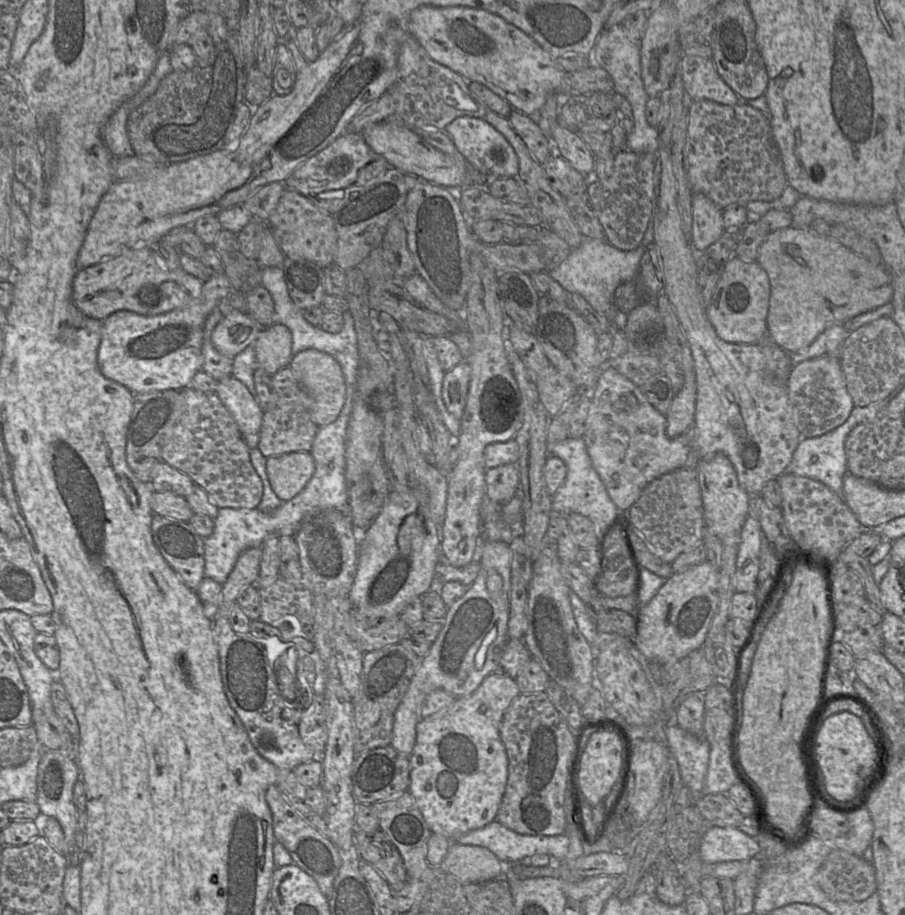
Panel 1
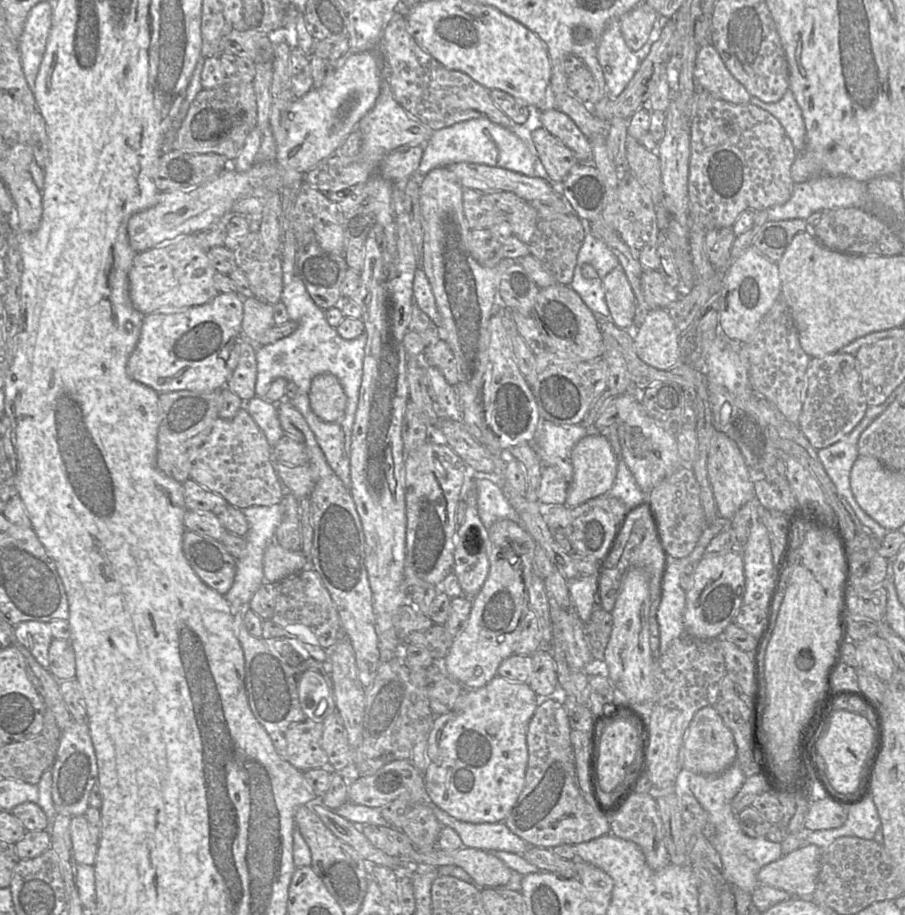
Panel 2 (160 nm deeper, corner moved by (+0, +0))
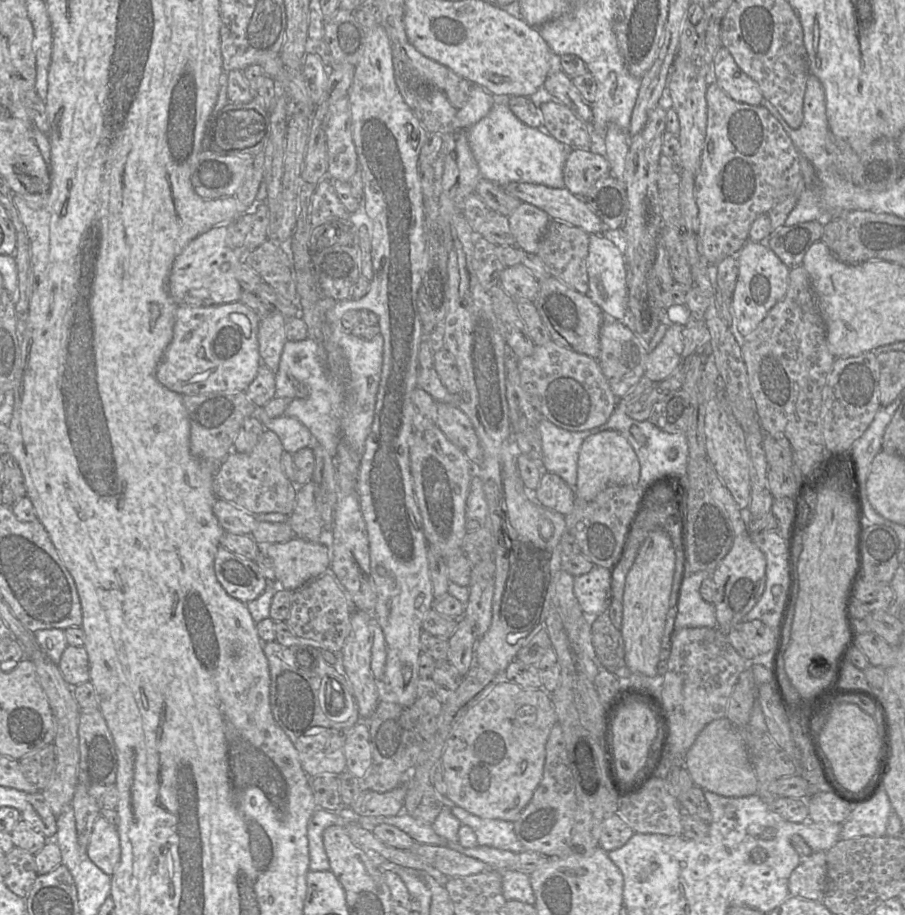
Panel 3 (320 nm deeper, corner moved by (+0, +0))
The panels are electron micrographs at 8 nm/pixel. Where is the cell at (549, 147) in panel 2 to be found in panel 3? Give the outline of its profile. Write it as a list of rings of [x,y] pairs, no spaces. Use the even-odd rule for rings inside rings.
[[[570,149],[563,167],[564,187],[583,197],[601,177],[609,174],[610,165],[604,155],[589,149]]]

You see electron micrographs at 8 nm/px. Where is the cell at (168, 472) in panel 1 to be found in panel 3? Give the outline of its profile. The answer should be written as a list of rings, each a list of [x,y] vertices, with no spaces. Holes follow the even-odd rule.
[[[220,498],[216,499],[213,512],[225,532],[251,535],[258,523],[253,514]]]

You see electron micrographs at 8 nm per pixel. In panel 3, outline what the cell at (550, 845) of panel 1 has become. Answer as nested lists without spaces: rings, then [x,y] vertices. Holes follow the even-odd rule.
[[[446,799],[444,807],[449,807],[452,814],[463,825],[472,828],[476,834],[478,846],[489,846],[514,853],[520,853],[525,850],[515,834],[513,822],[480,818],[452,802],[448,802]]]

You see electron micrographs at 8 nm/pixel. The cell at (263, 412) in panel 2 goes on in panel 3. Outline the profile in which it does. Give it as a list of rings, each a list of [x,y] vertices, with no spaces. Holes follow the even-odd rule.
[[[259,408],[254,416],[262,422],[266,429],[279,436],[285,452],[293,454],[302,448],[313,450],[316,445],[319,445],[309,429],[296,418],[286,414],[270,418],[265,415],[263,408]]]

